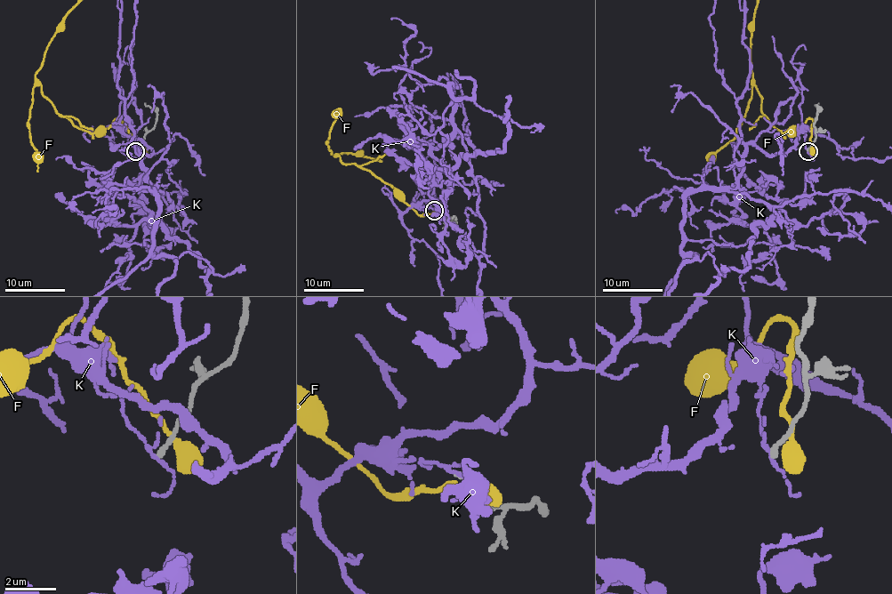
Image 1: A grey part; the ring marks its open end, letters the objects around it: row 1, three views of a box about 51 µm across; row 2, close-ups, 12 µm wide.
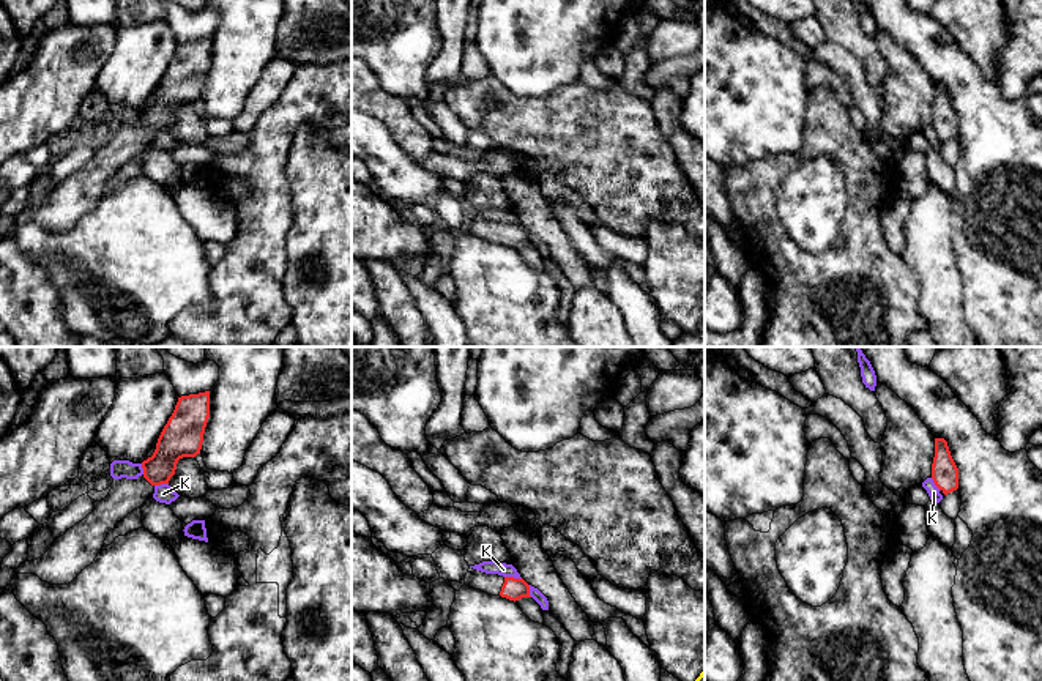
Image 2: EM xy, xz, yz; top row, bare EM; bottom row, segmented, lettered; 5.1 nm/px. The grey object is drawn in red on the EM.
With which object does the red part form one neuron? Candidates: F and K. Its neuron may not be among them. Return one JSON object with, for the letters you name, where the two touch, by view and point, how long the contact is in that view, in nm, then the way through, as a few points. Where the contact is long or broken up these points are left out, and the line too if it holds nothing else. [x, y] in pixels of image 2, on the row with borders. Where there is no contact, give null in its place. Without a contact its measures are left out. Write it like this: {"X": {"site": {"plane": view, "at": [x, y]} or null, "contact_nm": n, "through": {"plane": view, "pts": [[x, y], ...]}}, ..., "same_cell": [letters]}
{"same_cell": []}

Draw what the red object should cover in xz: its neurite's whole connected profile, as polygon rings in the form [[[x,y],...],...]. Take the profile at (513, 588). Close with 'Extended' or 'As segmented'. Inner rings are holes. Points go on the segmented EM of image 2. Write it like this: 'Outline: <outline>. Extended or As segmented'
Outline: [[[473,568],[465,575],[465,585],[481,590],[492,596],[501,596],[509,601],[519,601],[530,596],[530,585],[523,579],[503,577],[498,574],[486,574]]]. Extended

